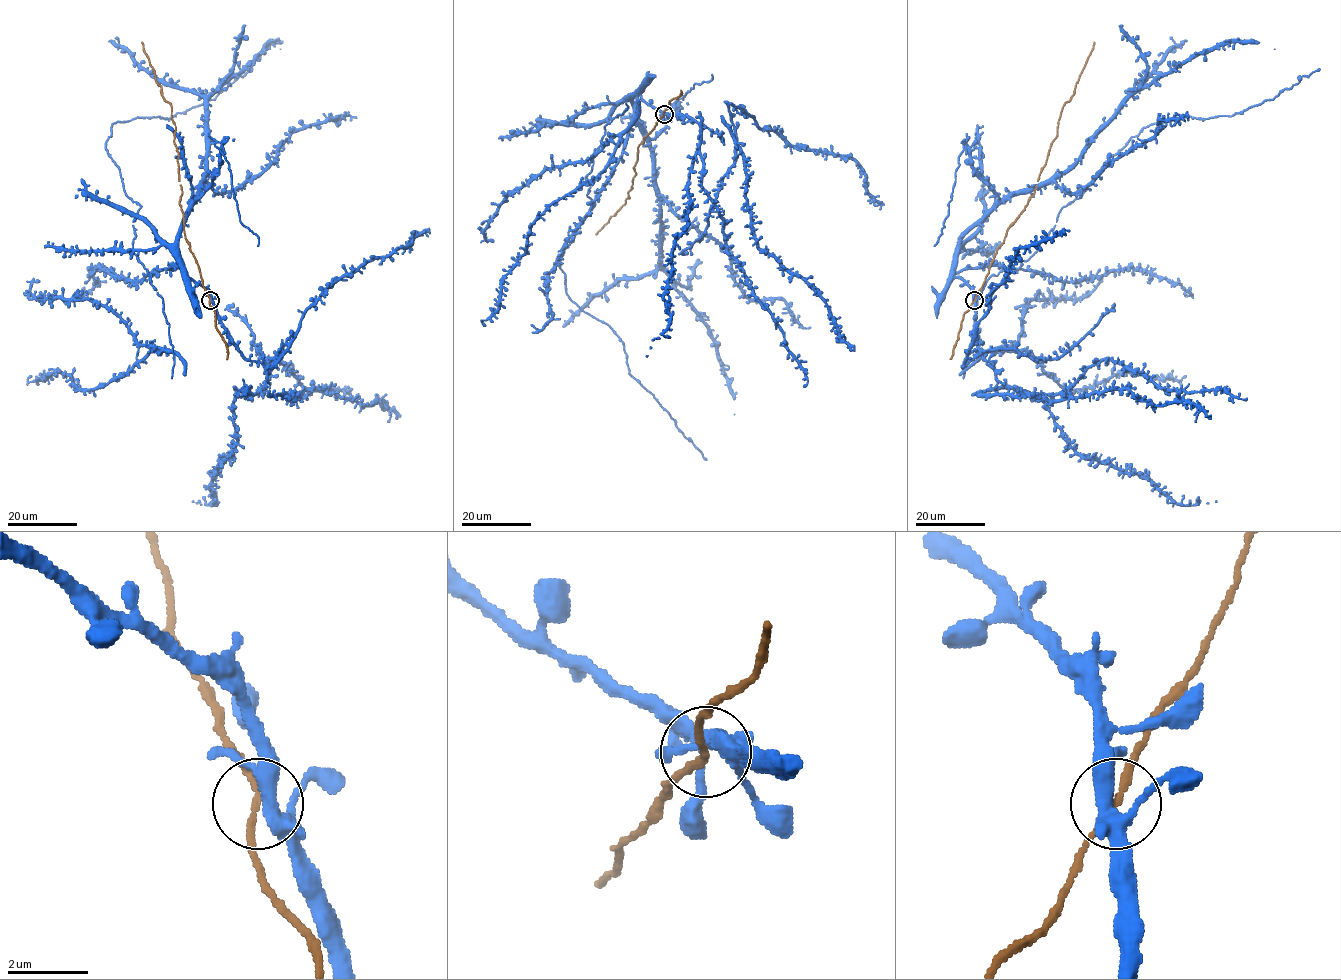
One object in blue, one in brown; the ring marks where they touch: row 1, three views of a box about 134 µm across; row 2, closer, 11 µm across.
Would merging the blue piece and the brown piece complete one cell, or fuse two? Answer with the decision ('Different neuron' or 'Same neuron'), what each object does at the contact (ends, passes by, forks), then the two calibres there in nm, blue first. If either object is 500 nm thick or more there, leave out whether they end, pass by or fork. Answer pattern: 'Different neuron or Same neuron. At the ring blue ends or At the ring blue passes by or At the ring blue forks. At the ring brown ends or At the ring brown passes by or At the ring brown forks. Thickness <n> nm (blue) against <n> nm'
Same neuron. At the ring blue forks. At the ring brown passes by. Thickness 360 nm (blue) against 150 nm

